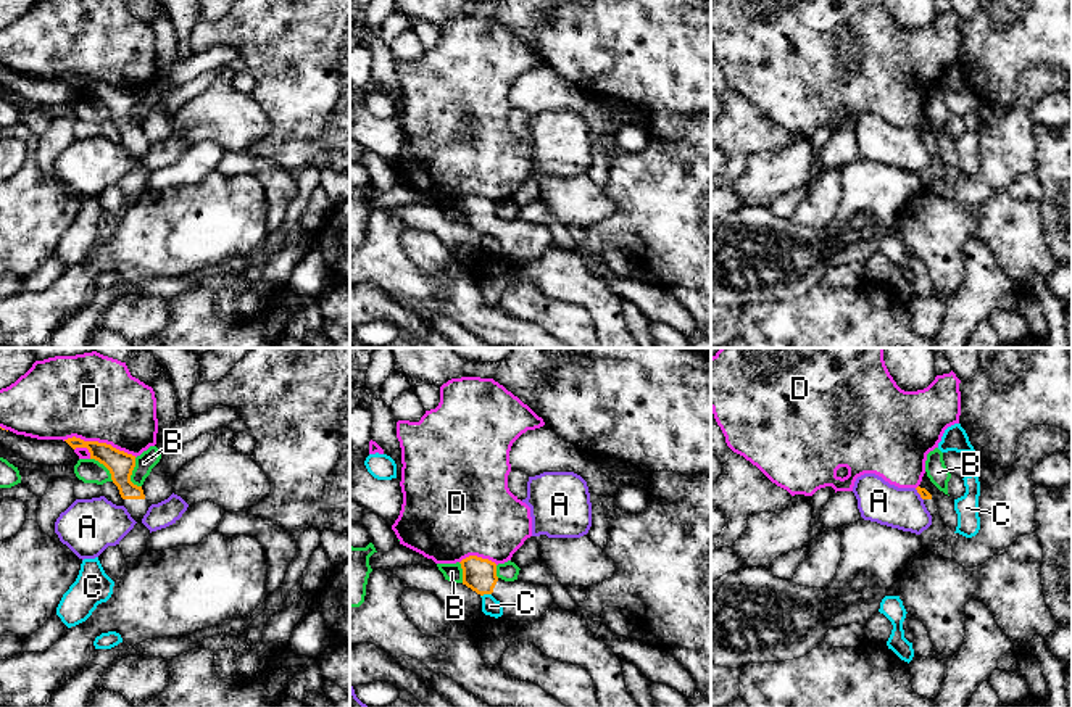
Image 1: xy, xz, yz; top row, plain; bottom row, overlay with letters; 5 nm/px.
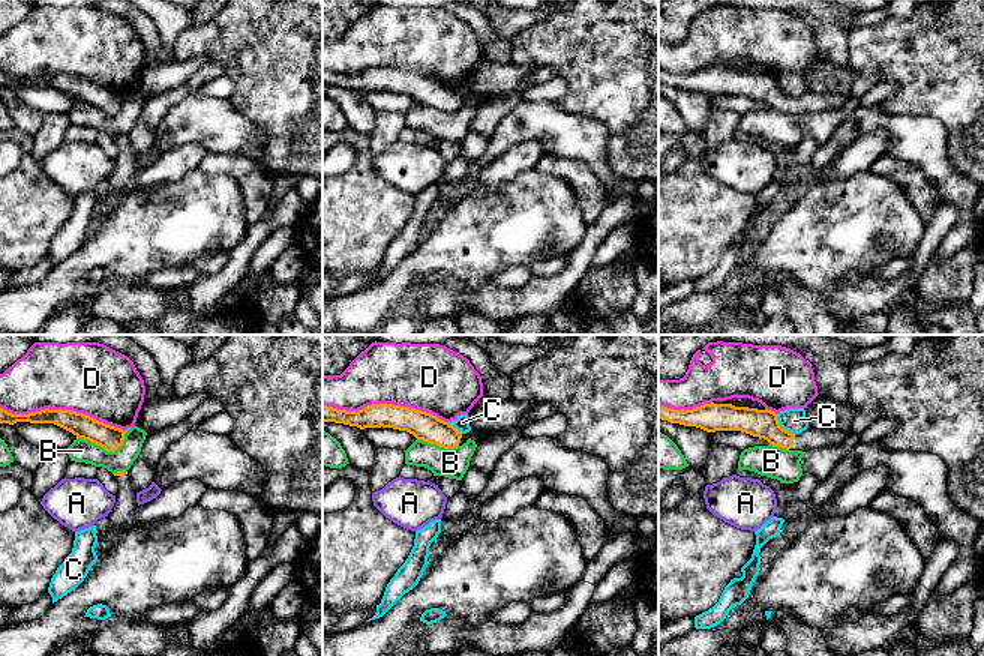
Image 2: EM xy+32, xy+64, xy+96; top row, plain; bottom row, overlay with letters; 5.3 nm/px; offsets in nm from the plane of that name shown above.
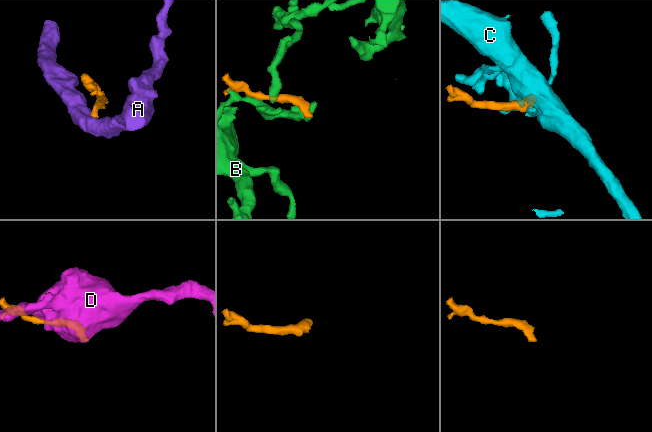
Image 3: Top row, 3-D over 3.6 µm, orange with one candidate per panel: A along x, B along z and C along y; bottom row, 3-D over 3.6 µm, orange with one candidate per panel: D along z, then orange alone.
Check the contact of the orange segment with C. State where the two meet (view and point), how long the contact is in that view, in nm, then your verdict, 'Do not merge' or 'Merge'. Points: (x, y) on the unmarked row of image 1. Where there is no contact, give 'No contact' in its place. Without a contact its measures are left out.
Touches orange at xz (486, 232). Shared border 60 nm. Do not merge

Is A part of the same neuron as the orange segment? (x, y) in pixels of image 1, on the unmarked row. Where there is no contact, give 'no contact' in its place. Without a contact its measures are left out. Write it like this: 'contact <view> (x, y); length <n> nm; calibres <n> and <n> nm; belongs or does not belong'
contact yz (919, 132); length 80 nm; calibres 50 and 200 nm; does not belong

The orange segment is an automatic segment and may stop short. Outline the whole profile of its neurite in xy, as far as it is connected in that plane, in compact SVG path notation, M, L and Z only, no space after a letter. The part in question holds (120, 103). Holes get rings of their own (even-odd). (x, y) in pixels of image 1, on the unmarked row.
M76 76L64 81L73 89L87 87L90 98L98 100L110 110L111 119L118 126L123 137L123 145L137 161L118 184L126 201L132 203L140 193L147 190L147 180L150 176L150 169L142 163L142 158L147 153L150 143L145 139L142 126L137 126L131 121L131 114L135 106L135 95L119 90L106 82L84 81Z

